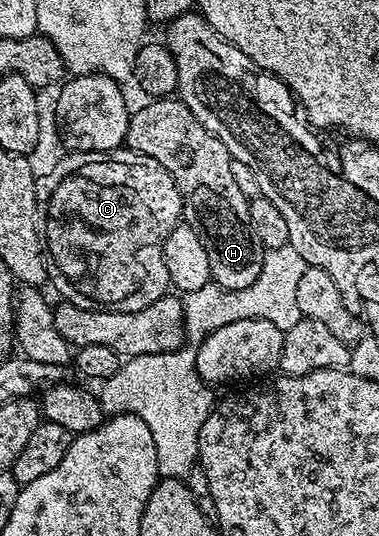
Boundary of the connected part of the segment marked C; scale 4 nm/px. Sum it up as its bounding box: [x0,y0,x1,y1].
[35,146,182,312]

